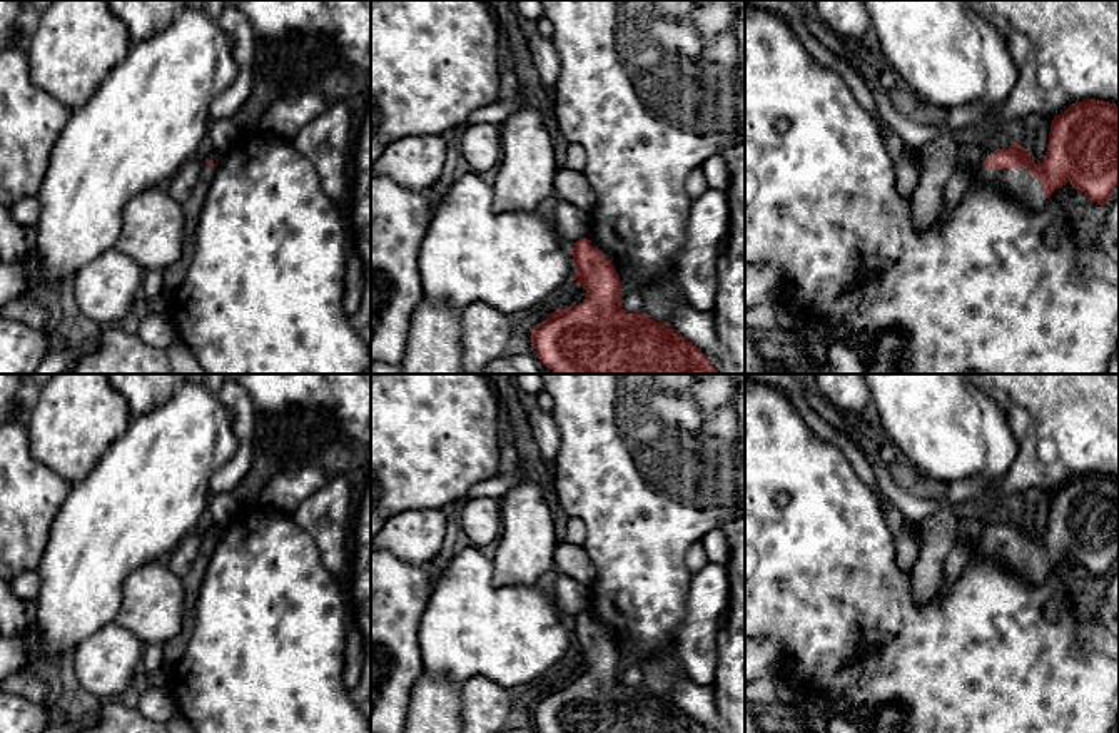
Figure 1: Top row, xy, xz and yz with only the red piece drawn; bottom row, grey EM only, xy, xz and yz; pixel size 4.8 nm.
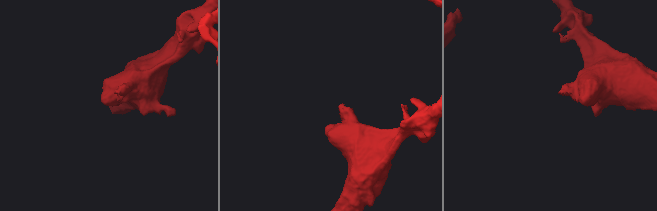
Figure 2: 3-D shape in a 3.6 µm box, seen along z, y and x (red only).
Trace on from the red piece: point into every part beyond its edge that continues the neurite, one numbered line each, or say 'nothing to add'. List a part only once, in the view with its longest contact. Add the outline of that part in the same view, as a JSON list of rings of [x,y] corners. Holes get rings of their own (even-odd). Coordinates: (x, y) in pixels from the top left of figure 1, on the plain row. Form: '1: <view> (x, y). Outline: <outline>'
1: yz (1019, 558). Outline: [[[982,539],[977,549],[982,556],[1000,563],[1030,586],[1041,586],[1049,574],[1041,554],[1027,541],[997,544]]]

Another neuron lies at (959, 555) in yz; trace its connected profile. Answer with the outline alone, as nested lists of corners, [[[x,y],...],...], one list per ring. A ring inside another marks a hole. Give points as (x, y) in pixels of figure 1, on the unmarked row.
[[[959,543],[950,549],[944,563],[944,576],[942,576],[940,591],[939,591],[940,601],[944,601],[945,596],[950,593],[950,586],[960,576],[964,566],[970,559],[970,551],[972,551],[970,548]]]

